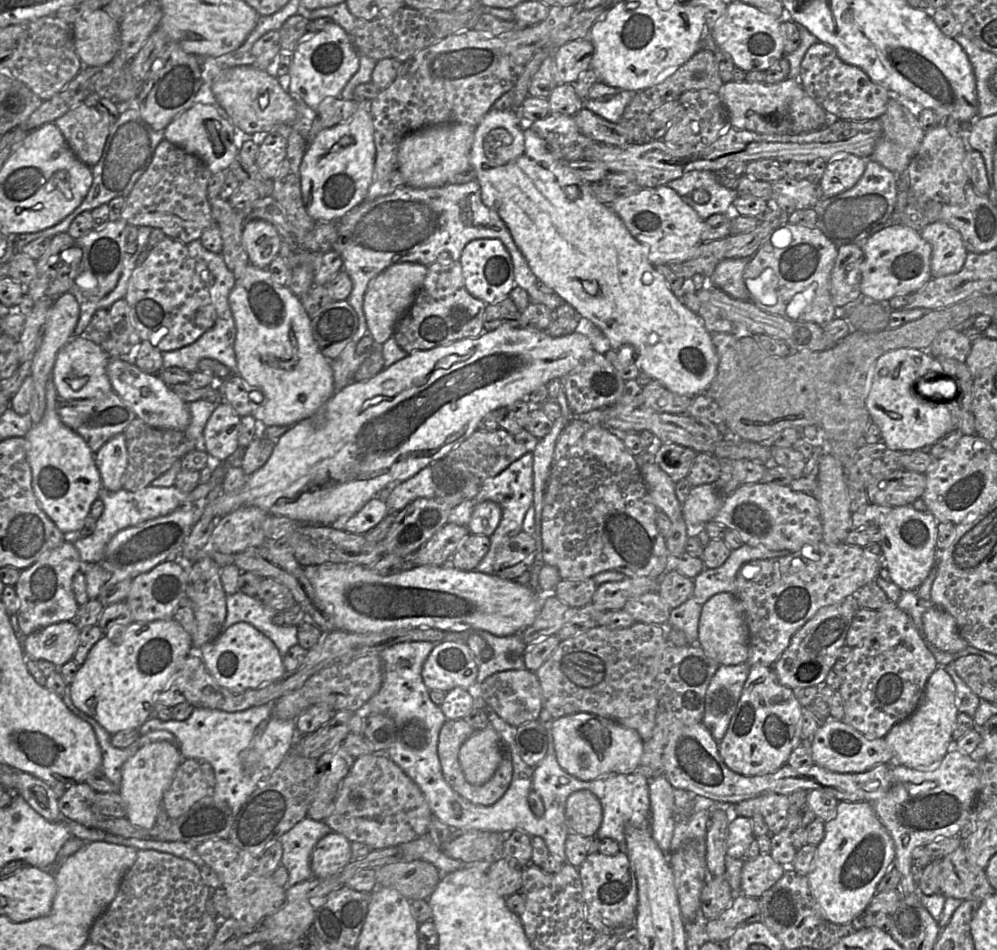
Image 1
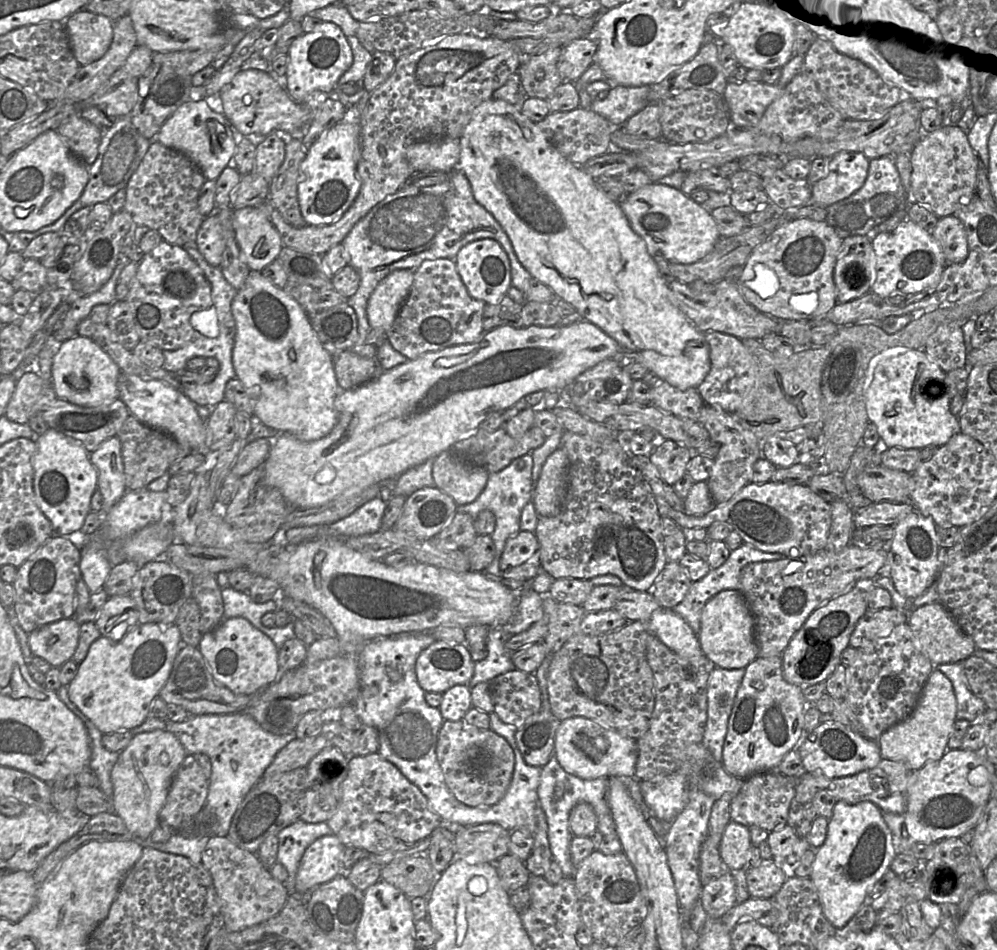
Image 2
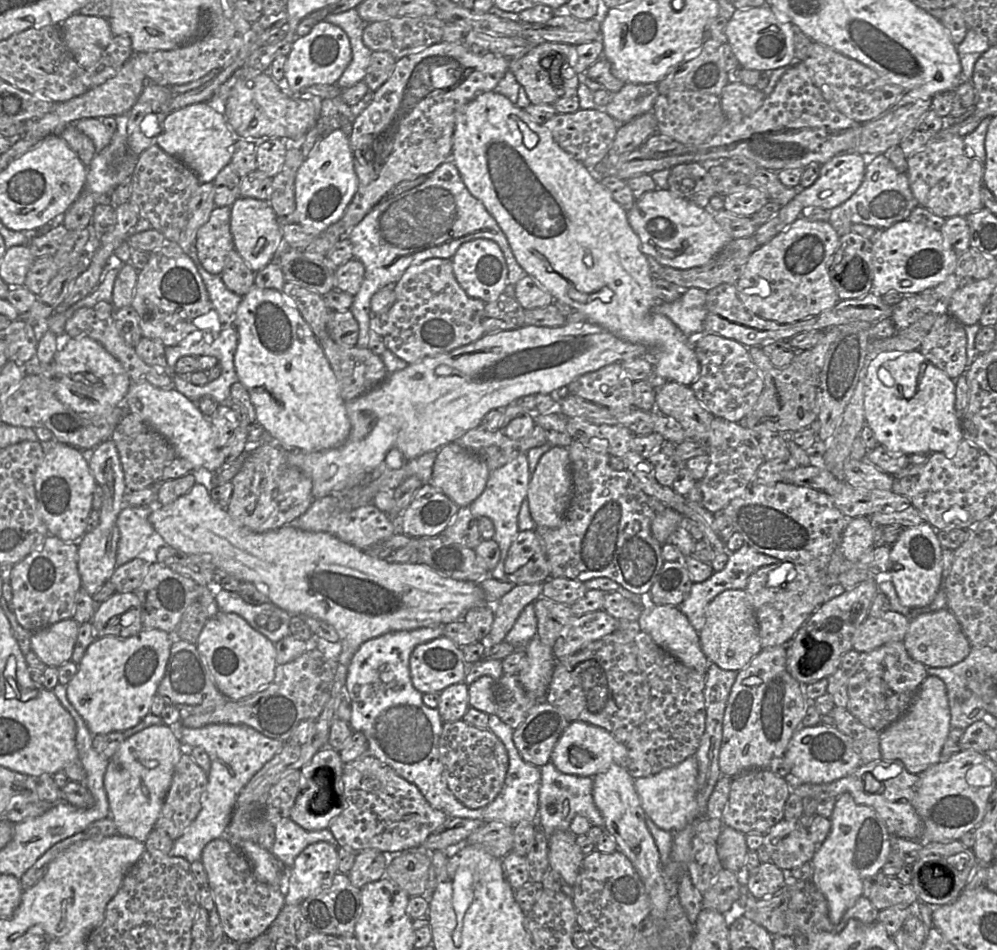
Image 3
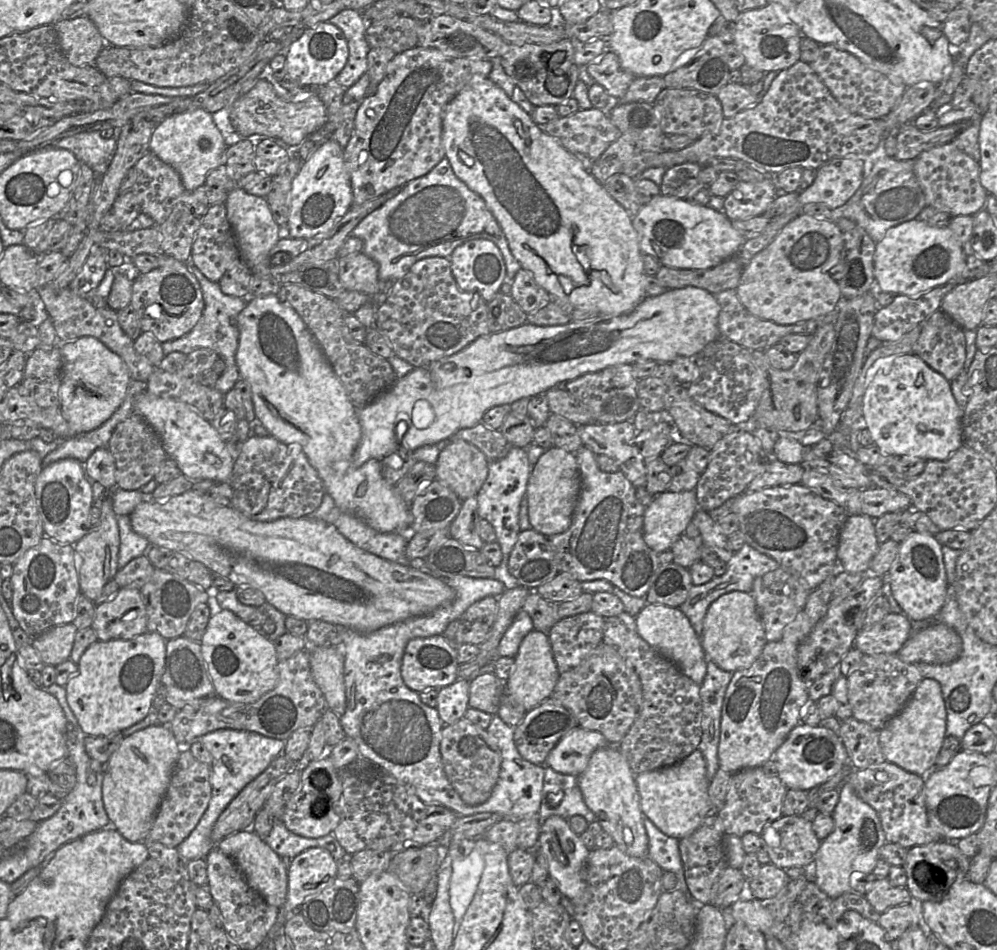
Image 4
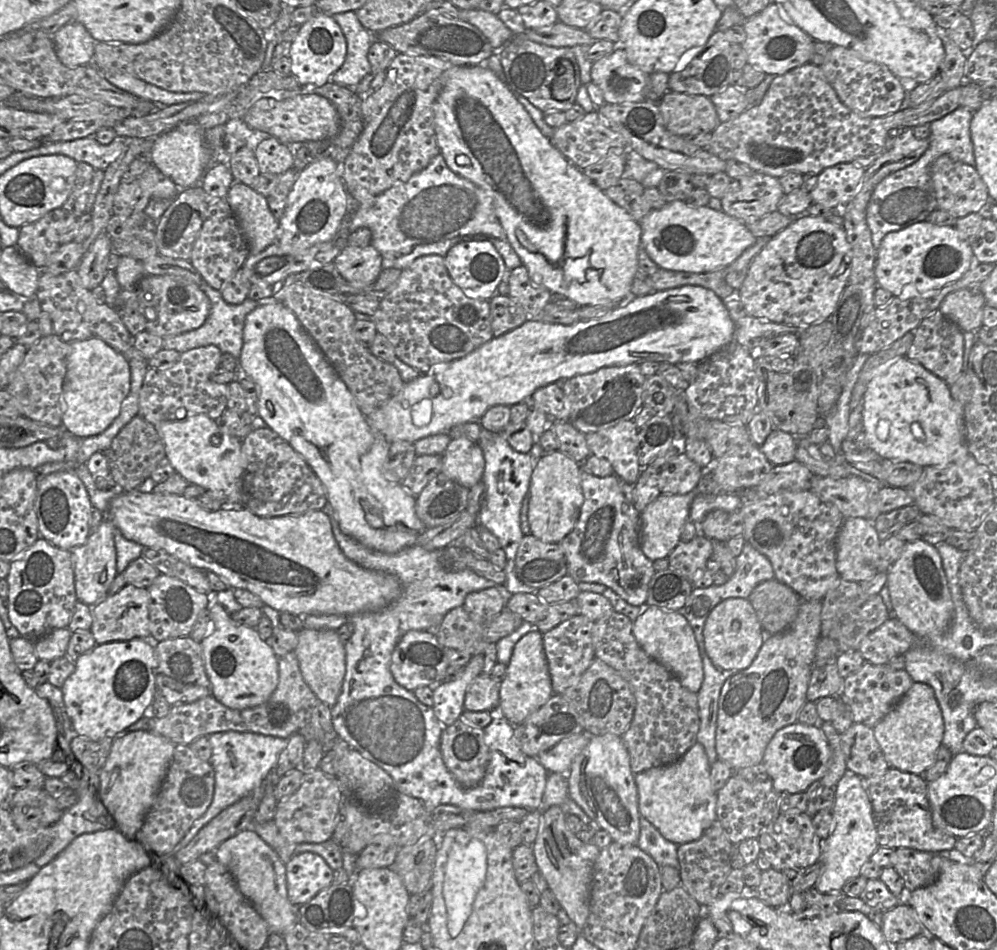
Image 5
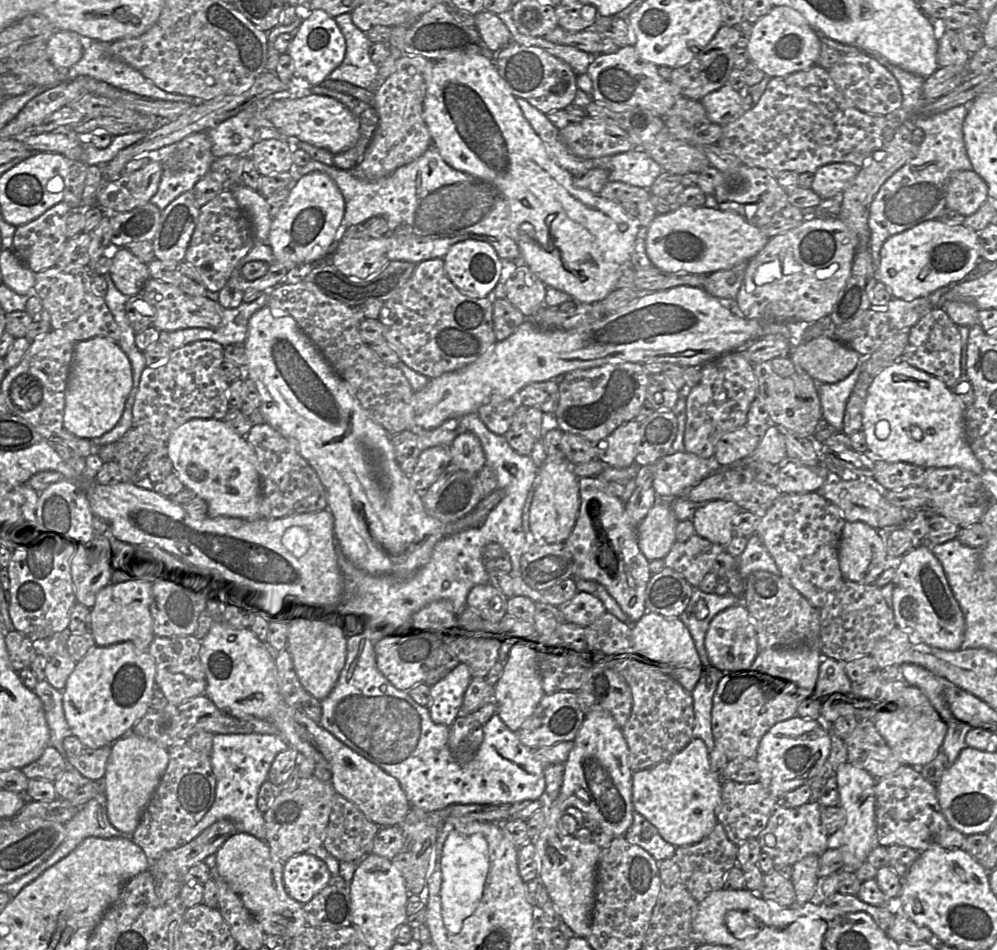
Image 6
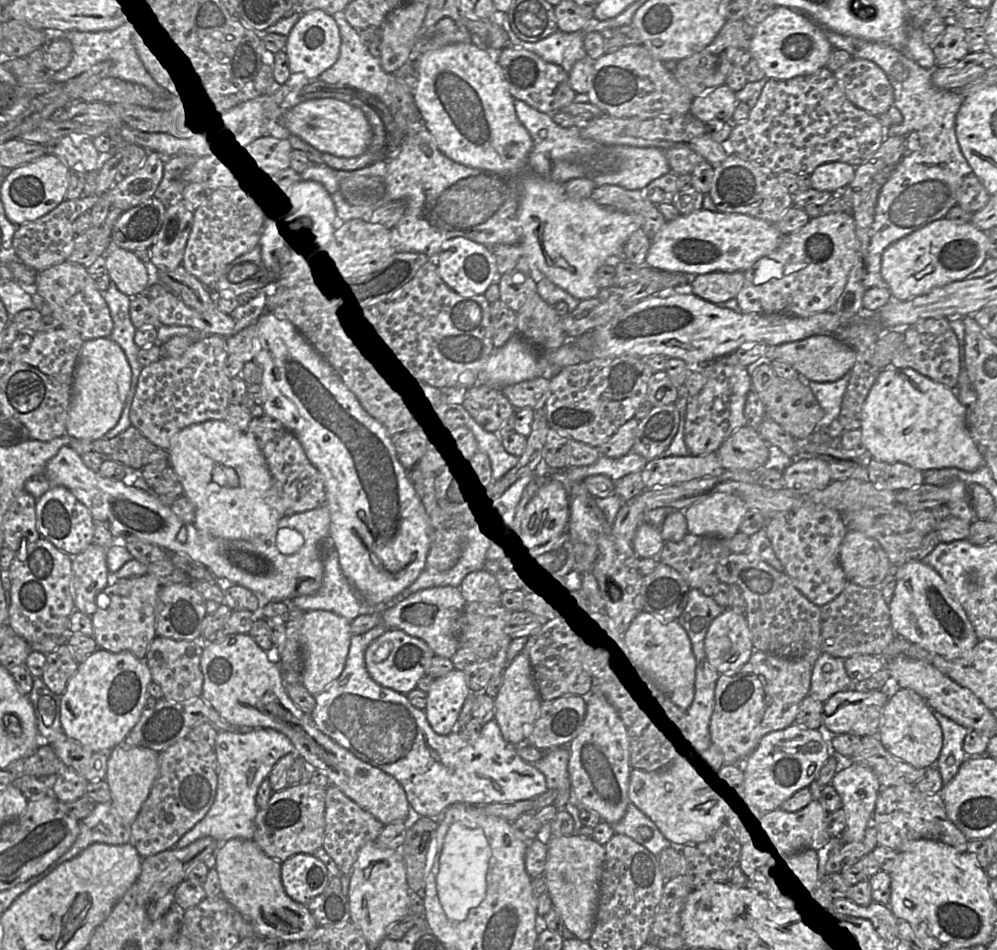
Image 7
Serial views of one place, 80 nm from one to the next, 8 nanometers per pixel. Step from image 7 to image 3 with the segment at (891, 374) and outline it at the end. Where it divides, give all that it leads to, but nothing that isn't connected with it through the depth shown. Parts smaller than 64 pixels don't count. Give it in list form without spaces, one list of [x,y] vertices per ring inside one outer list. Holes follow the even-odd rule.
[[[888,351],[880,353],[866,375],[864,394],[865,425],[869,426],[879,445],[905,454],[942,452],[952,458],[963,437],[960,418],[955,409],[955,382],[919,351]]]

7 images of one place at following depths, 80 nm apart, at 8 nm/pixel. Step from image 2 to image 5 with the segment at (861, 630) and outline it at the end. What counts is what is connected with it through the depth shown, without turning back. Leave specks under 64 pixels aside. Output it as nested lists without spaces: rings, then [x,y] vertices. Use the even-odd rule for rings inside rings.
[[[889,618],[861,641],[858,652],[866,662],[884,665],[892,658],[904,655],[916,644],[922,644],[921,640],[899,620]]]

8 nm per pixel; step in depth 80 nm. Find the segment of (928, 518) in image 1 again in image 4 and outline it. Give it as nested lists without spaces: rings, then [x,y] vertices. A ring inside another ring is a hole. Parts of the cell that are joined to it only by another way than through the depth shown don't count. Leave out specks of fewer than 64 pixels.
[[[913,531],[899,544],[897,556],[887,575],[892,595],[909,620],[926,620],[941,610],[946,598],[947,578],[941,546],[935,536]]]

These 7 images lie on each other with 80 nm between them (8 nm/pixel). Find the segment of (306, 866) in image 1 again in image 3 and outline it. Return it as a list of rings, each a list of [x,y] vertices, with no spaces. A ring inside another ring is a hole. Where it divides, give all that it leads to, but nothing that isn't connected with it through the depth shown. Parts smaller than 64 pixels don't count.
[[[290,818],[281,820],[274,827],[275,841],[271,852],[284,867],[291,868],[299,853],[313,843],[324,841],[339,848],[328,828],[307,831]]]

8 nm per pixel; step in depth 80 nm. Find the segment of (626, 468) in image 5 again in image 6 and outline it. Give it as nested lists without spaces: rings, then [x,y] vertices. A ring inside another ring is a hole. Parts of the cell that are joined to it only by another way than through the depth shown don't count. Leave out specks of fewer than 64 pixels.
[[[630,420],[602,440],[592,442],[597,449],[597,458],[614,468],[631,466],[635,462],[639,443],[639,426],[639,422]]]

